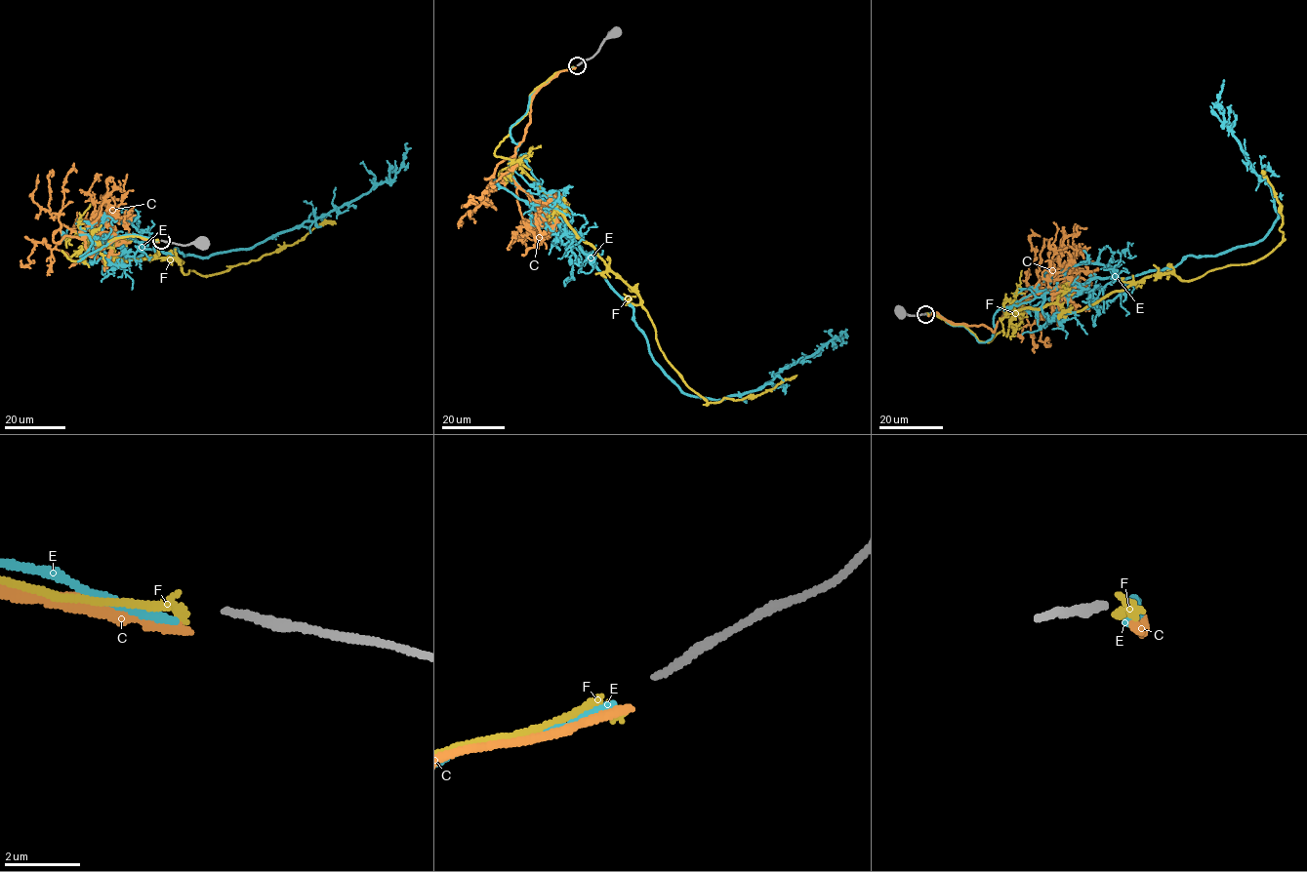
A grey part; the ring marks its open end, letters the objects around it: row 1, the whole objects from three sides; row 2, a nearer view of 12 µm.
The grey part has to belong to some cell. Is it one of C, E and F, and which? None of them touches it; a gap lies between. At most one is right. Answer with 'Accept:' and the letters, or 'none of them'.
Accept: F

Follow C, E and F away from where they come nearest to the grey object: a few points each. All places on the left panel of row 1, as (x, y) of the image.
C: (158, 242), (124, 235), (91, 257), (82, 240), (56, 242), (61, 224), (50, 214), (52, 177)
E: (157, 241), (120, 236), (77, 261), (87, 228), (174, 256), (251, 249), (388, 182), (407, 143)
F: (158, 241), (112, 239), (72, 261), (61, 251), (89, 242), (119, 263), (171, 257), (205, 277), (335, 223)

